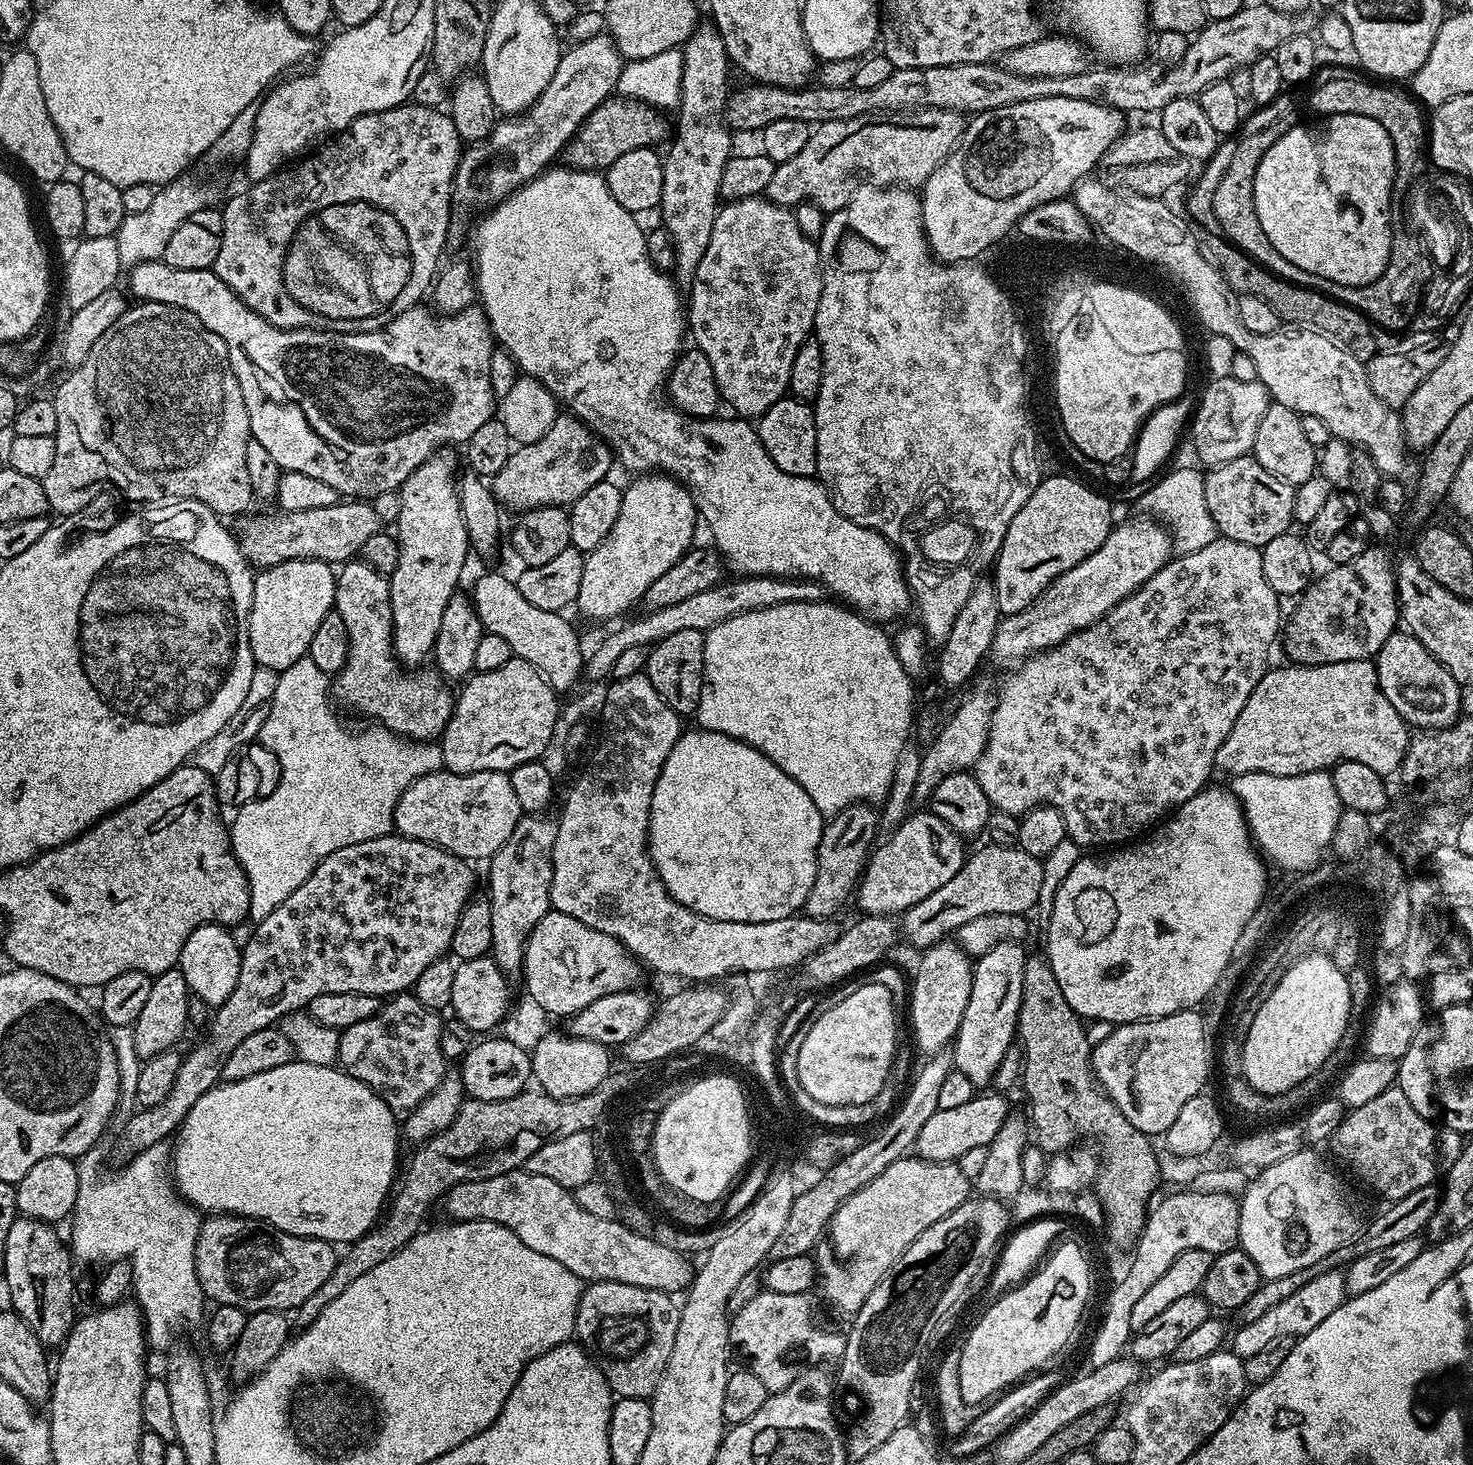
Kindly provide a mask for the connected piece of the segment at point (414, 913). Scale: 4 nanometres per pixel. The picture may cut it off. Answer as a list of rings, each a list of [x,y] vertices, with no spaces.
[[[399,834],[379,836],[370,842],[334,850],[334,854],[326,857],[270,918],[253,927],[256,929],[252,937],[243,941],[234,994],[213,1011],[216,1013],[208,1024],[208,1033],[181,1059],[178,1078],[174,1078],[170,1094],[154,1106],[136,1110],[129,1118],[124,1128],[124,1144],[129,1153],[145,1152],[150,1146],[165,1143],[184,1123],[186,1114],[194,1110],[194,1102],[221,1083],[226,1058],[234,1054],[234,1049],[245,1038],[263,1028],[273,1027],[293,1012],[307,1009],[308,1003],[318,998],[318,994],[353,992],[391,998],[407,993],[430,962],[438,962],[449,955],[454,926],[458,926],[462,910],[474,896],[472,887],[476,884],[476,876],[472,868],[469,861],[461,860],[444,848]]]

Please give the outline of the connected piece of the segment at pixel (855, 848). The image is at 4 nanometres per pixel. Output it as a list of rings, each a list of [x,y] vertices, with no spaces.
[[[868,802],[846,806],[825,823],[816,855],[814,886],[810,886],[810,894],[806,894],[803,915],[832,918],[847,898],[849,900],[877,843],[876,834],[880,831],[879,811]]]

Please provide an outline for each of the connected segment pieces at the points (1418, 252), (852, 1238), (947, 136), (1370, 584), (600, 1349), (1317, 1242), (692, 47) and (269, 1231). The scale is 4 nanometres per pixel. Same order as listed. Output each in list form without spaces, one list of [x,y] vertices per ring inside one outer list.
[[[1393,231],[1392,249],[1386,270],[1382,270],[1382,274],[1374,282],[1357,288],[1342,286],[1338,282],[1330,282],[1326,278],[1318,278],[1318,274],[1306,274],[1306,270],[1294,266],[1294,262],[1286,262],[1286,258],[1282,258],[1282,254],[1278,254],[1278,250],[1274,250],[1274,246],[1250,248],[1248,255],[1275,276],[1281,276],[1283,280],[1289,280],[1292,284],[1301,284],[1303,288],[1313,288],[1316,292],[1348,304],[1351,308],[1358,309],[1364,316],[1369,316],[1375,324],[1388,329],[1389,332],[1403,333],[1419,312],[1422,293],[1426,287],[1426,275],[1424,276],[1426,252],[1421,241],[1417,237],[1416,240],[1408,232]]]
[[[905,1158],[895,1160],[878,1178],[874,1178],[866,1186],[858,1189],[854,1195],[832,1215],[826,1229],[826,1244],[832,1251],[832,1256],[819,1257],[818,1260],[818,1288],[824,1291],[824,1296],[836,1308],[848,1314],[856,1313],[870,1298],[874,1286],[889,1272],[902,1258],[902,1254],[921,1234],[934,1222],[946,1218],[958,1206],[962,1206],[970,1196],[970,1182],[966,1174],[962,1174],[959,1163],[934,1162],[919,1158]]]
[[[917,108],[907,114],[868,112],[858,118],[842,122],[817,124],[808,133],[806,146],[794,158],[777,164],[774,178],[770,178],[767,199],[792,210],[800,204],[816,204],[825,214],[842,210],[852,201],[852,195],[861,187],[922,186],[934,170],[956,149],[964,133],[965,117],[945,108]]]
[[[1369,546],[1358,558],[1354,558],[1345,564],[1338,564],[1329,567],[1329,572],[1324,577],[1313,579],[1308,585],[1308,589],[1299,597],[1296,609],[1292,612],[1292,617],[1287,617],[1286,623],[1282,628],[1282,644],[1284,640],[1284,652],[1289,656],[1291,663],[1296,666],[1305,664],[1329,664],[1330,662],[1350,662],[1351,660],[1372,660],[1380,651],[1386,642],[1386,638],[1390,638],[1392,632],[1398,628],[1398,601],[1396,598],[1396,570],[1394,567],[1393,557],[1388,557],[1382,549],[1376,548],[1380,546]]]
[[[609,1280],[589,1283],[580,1295],[576,1311],[575,1339],[590,1349],[606,1382],[617,1397],[633,1396],[642,1400],[651,1397],[656,1391],[658,1382],[670,1362],[670,1354],[674,1350],[674,1338],[678,1334],[680,1308],[672,1300],[675,1299],[666,1292]]]
[[[1301,1150],[1288,1158],[1264,1168],[1253,1175],[1239,1197],[1240,1217],[1238,1218],[1238,1236],[1240,1247],[1257,1264],[1264,1280],[1282,1278],[1294,1274],[1306,1266],[1323,1265],[1324,1260],[1338,1246],[1351,1244],[1362,1231],[1362,1220],[1356,1217],[1348,1196],[1344,1193],[1344,1184],[1336,1177],[1336,1172],[1320,1160],[1319,1151]]]
[[[701,23],[682,45],[682,51],[684,61],[678,105],[680,125],[677,128],[675,125],[674,135],[667,145],[668,153],[665,151],[662,156],[664,169],[658,215],[664,219],[661,220],[662,226],[674,242],[675,283],[688,286],[698,270],[698,262],[702,262],[702,254],[706,254],[706,246],[710,246],[710,230],[714,230],[714,218],[722,200],[722,170],[726,170],[726,162],[733,155],[734,149],[733,133],[724,117],[730,99],[730,61],[722,42],[722,34],[715,24]]]
[[[209,1215],[201,1223],[196,1239],[196,1273],[205,1297],[216,1304],[238,1306],[249,1314],[262,1310],[291,1313],[330,1278],[337,1259],[337,1249],[326,1240],[279,1232],[271,1224],[252,1220],[249,1216]]]

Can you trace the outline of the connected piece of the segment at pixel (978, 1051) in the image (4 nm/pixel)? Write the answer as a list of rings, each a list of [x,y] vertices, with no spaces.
[[[1004,941],[978,957],[972,969],[970,998],[950,1051],[955,1071],[966,1074],[980,1090],[991,1085],[998,1062],[1002,1062],[1017,1039],[1016,1023],[1022,1006],[1022,970],[1026,959],[1023,947],[1025,945],[1017,941]]]

